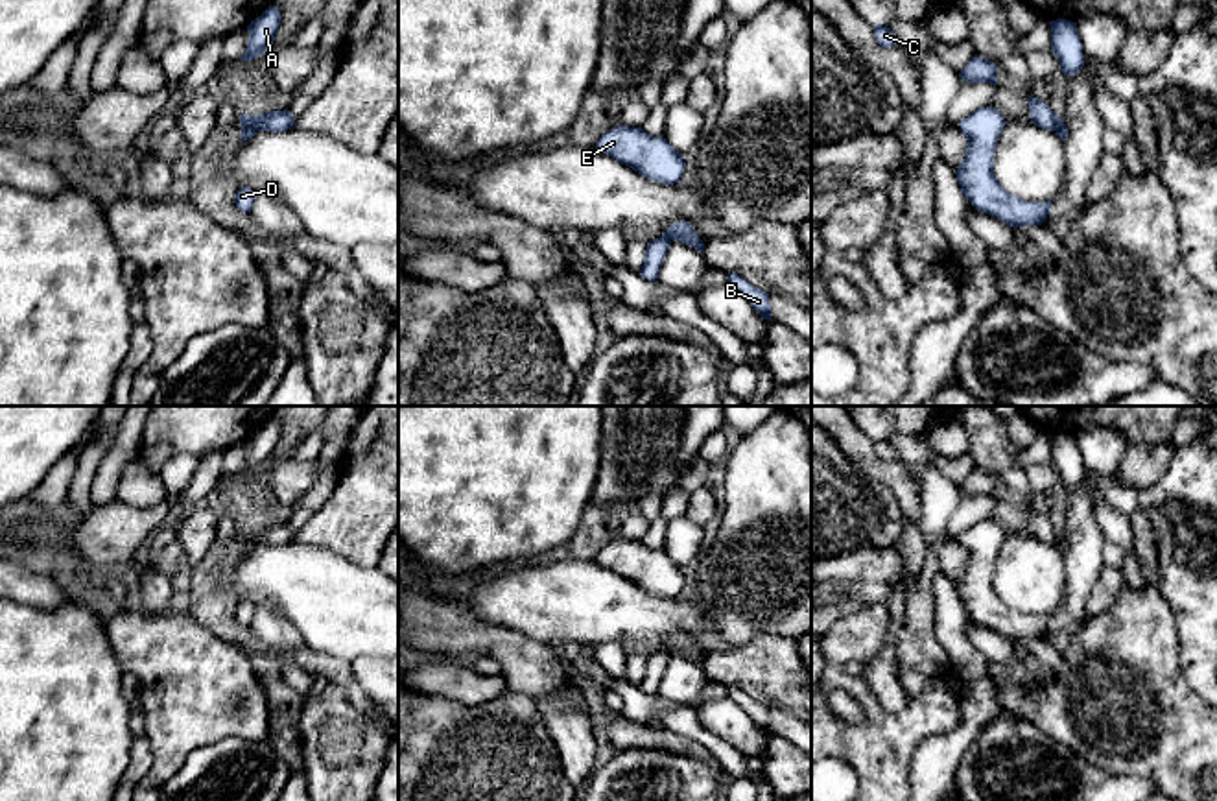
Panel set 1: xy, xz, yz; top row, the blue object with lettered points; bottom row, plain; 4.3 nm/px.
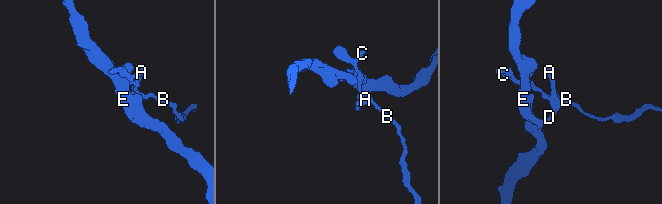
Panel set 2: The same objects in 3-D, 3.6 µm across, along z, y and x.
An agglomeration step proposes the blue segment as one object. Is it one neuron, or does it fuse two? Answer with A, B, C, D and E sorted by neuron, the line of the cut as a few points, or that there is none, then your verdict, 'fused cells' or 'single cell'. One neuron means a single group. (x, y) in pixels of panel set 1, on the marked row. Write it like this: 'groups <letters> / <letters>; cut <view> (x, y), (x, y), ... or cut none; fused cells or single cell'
groups A D E / B C; cut xy (251, 117), (259, 130); fused cells

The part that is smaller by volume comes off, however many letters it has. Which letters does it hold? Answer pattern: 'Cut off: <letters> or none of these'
Cut off: B, C

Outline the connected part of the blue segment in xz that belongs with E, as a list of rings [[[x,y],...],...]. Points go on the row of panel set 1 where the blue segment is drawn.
[[[612,127],[599,137],[596,149],[656,183],[675,185],[686,168],[664,137],[647,135],[642,127]]]

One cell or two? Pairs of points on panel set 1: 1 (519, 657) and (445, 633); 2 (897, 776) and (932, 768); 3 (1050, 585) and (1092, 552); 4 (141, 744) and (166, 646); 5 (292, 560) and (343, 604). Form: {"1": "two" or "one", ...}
{"1": "one", "2": "two", "3": "two", "4": "two", "5": "one"}

